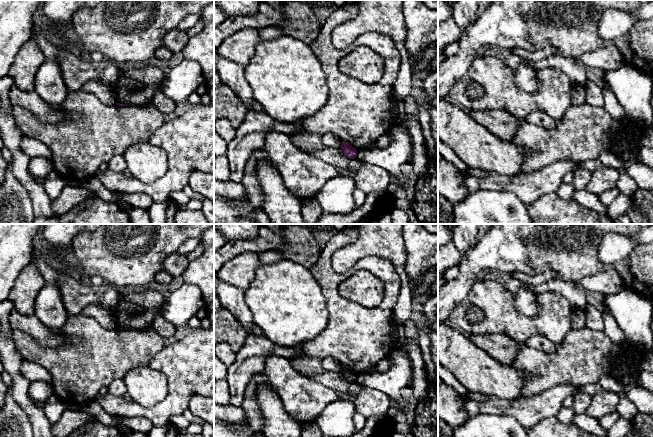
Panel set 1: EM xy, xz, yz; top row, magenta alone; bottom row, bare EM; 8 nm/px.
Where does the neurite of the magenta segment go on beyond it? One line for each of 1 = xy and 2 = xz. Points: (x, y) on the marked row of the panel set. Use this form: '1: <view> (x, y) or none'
1: none
2: none

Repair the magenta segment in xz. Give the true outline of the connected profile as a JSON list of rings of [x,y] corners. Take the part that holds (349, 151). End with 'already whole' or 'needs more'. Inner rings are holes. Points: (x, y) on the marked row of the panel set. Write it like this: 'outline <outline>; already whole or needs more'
outline [[[345,142],[342,143],[341,151],[345,156],[351,159],[354,159],[357,156],[357,150]]]; already whole

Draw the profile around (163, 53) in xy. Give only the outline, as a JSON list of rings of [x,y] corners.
[[[165,46],[158,48],[155,52],[156,58],[165,60],[165,61],[168,61],[172,57],[172,55],[173,53]]]

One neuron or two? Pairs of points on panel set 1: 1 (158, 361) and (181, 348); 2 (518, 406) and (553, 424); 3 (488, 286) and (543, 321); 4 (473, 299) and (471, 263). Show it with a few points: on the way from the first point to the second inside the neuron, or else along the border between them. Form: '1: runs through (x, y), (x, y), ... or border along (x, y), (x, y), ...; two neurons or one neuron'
1: runs through (164, 361), (168, 361), (175, 354); one neuron
2: border along (554, 416), (543, 418), (533, 426); two neurons
3: runs through (498, 301), (519, 322), (528, 322); one neuron
4: border along (475, 281), (468, 295), (458, 305); two neurons

